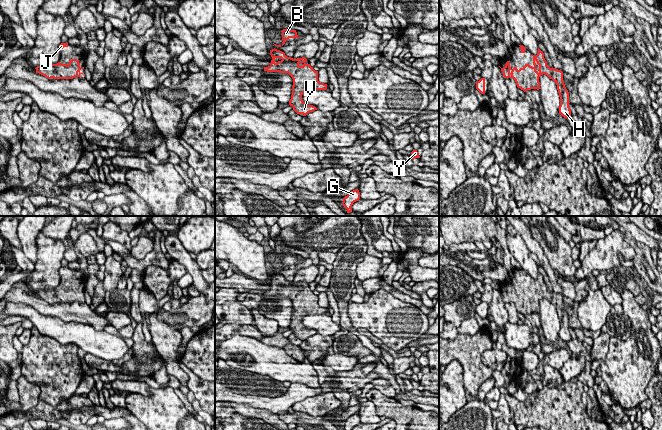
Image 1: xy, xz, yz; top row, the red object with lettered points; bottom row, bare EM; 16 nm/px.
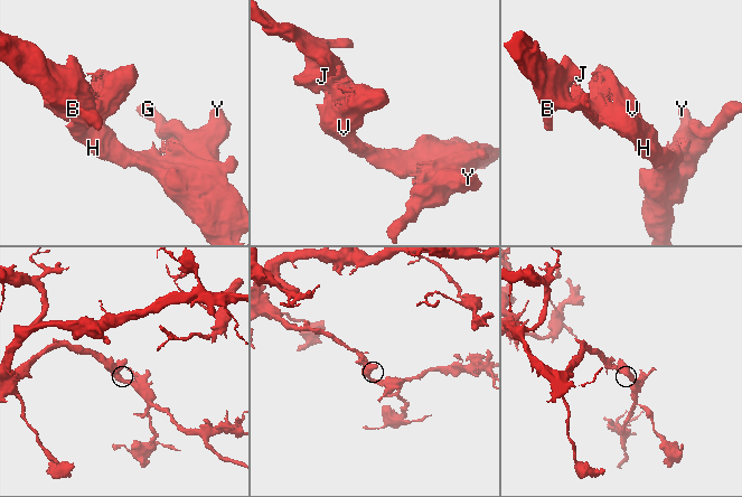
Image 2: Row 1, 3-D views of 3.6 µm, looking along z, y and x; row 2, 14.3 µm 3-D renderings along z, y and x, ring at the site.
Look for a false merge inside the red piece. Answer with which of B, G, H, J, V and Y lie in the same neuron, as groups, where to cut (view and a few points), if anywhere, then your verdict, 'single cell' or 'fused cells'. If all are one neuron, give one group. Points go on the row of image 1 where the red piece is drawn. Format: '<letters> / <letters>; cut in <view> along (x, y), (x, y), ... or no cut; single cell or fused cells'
B G H J V Y; no cut; single cell

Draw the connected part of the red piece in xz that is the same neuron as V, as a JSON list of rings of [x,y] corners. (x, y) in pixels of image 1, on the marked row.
[[[275,48],[270,50],[270,55],[271,63],[268,67],[264,67],[264,71],[288,73],[293,79],[292,95],[289,101],[293,110],[303,116],[317,110],[315,106],[308,105],[302,100],[302,94],[307,91],[327,89],[327,84],[318,81],[318,71],[306,63],[305,57],[293,59]]]

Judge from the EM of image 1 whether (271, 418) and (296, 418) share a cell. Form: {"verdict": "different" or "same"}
{"verdict": "different"}

